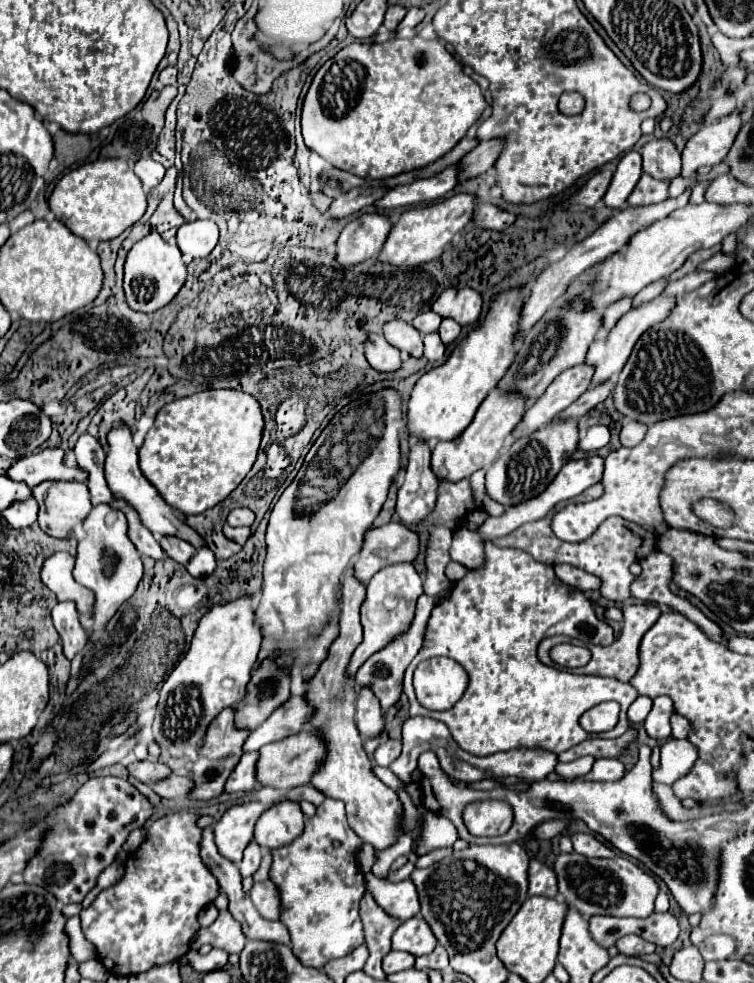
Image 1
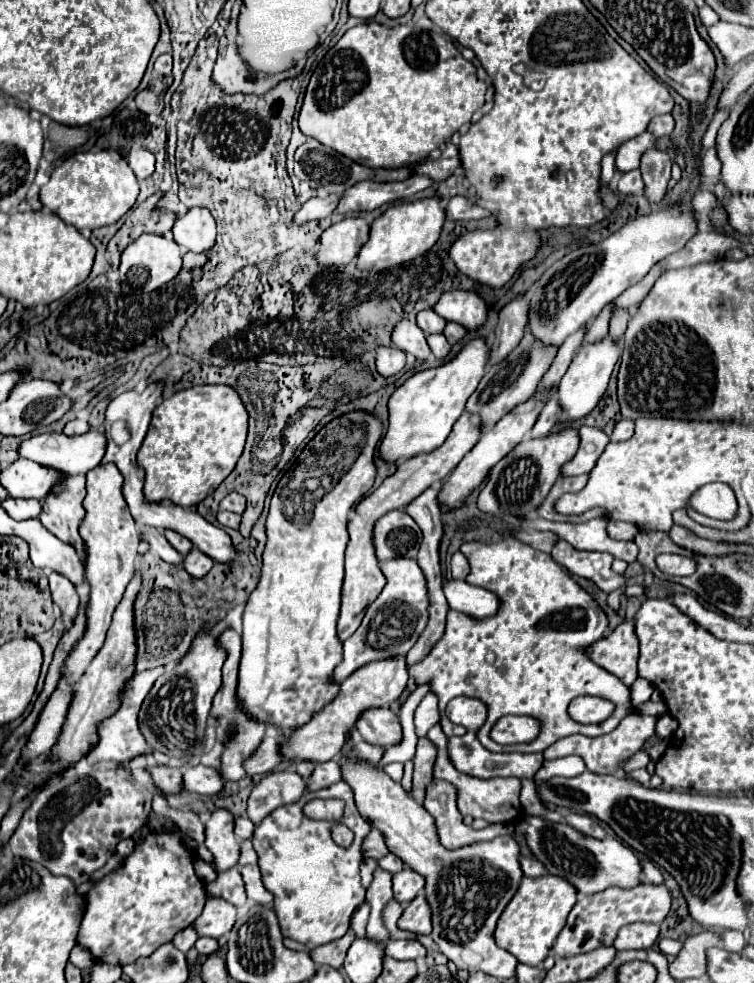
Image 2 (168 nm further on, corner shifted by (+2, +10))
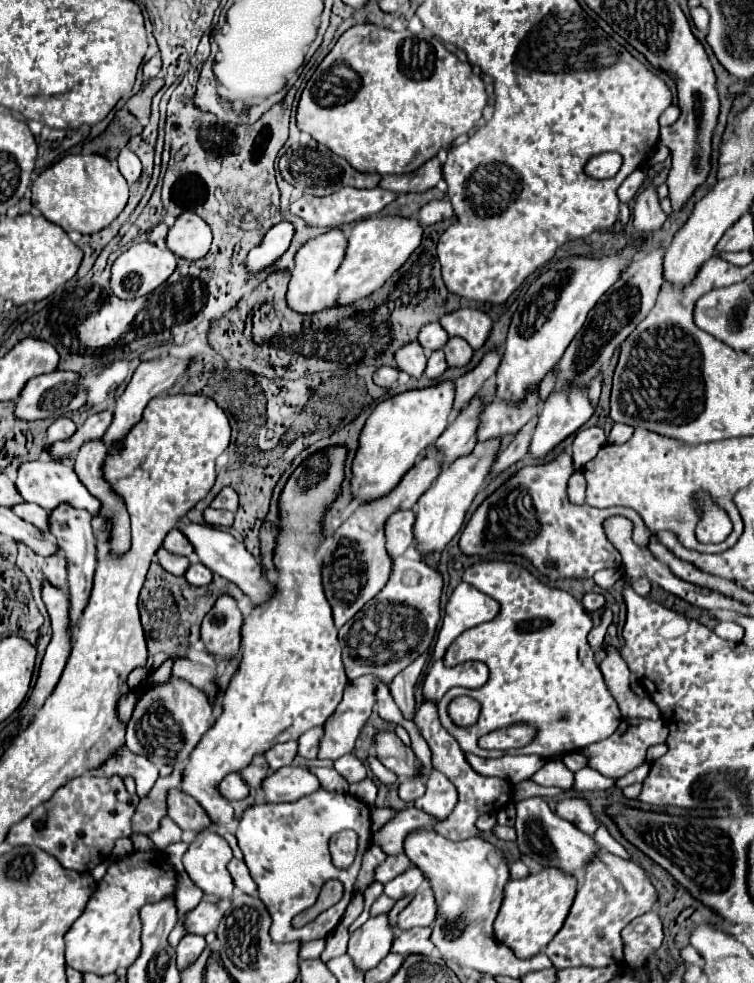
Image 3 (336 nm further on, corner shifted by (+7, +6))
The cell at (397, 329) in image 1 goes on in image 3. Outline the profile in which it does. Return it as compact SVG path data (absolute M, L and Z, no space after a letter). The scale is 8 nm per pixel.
M408 343L406 347L396 351L396 365L400 371L406 371L410 377L422 377L426 369L426 355L420 343Z

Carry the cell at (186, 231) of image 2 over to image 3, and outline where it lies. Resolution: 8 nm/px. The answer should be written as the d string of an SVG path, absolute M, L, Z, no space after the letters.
M182 213L168 231L166 245L176 257L202 259L212 243L210 227L204 219L192 213Z

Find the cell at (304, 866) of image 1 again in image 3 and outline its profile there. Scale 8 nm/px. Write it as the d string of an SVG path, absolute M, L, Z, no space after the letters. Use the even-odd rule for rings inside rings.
M318 789L318 793L306 795L292 803L256 803L248 807L238 821L236 839L244 853L244 861L250 869L250 875L258 885L258 897L262 899L262 903L266 905L272 917L272 927L270 927L272 939L278 943L288 943L288 941L306 943L312 939L324 939L340 923L346 905L354 895L354 879L360 871L362 855L370 847L370 839L372 839L370 809L366 803L362 803L358 797L350 793L330 793ZM342 829L354 829L360 835L356 861L346 871L336 869L328 853L330 837ZM330 879L342 881L346 889L342 899L330 909L322 911L322 915L310 921L308 925L294 929L290 925L292 917L304 911L306 907L314 905L322 885Z

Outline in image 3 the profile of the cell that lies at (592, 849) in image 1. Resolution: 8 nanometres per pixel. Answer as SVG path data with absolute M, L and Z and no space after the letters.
M574 797L574 799L562 799L556 805L556 813L574 823L580 831L584 831L586 835L594 835L594 831L598 829L598 823L594 819L594 813L590 809L590 803L582 797Z

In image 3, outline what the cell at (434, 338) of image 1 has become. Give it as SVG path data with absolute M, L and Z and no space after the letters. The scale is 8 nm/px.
M432 351L428 357L428 367L426 367L426 377L428 379L438 379L444 375L444 371L448 369L448 363L444 359L444 351Z

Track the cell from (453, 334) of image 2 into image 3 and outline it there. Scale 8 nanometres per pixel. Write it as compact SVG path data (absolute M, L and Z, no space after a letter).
M460 337L448 339L448 343L444 347L444 353L446 353L446 361L448 361L450 367L466 367L470 363L472 355L474 355L470 345Z

